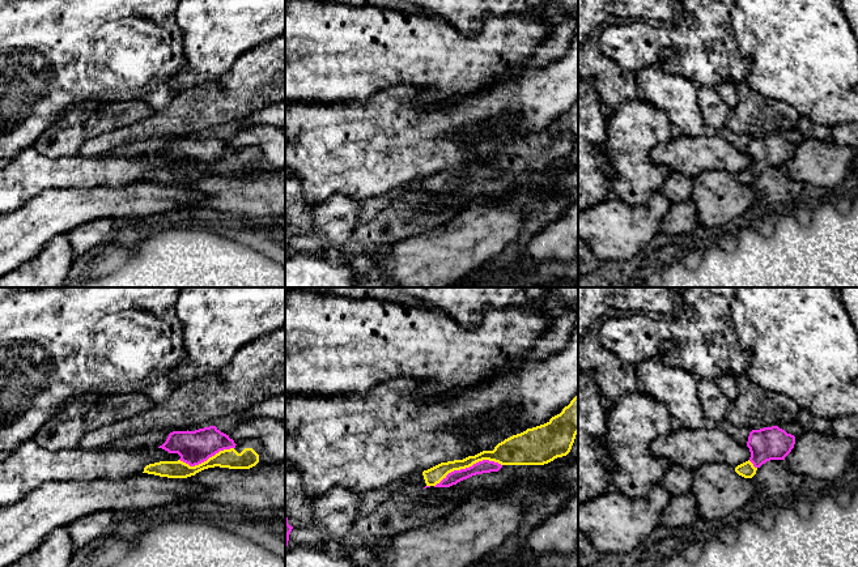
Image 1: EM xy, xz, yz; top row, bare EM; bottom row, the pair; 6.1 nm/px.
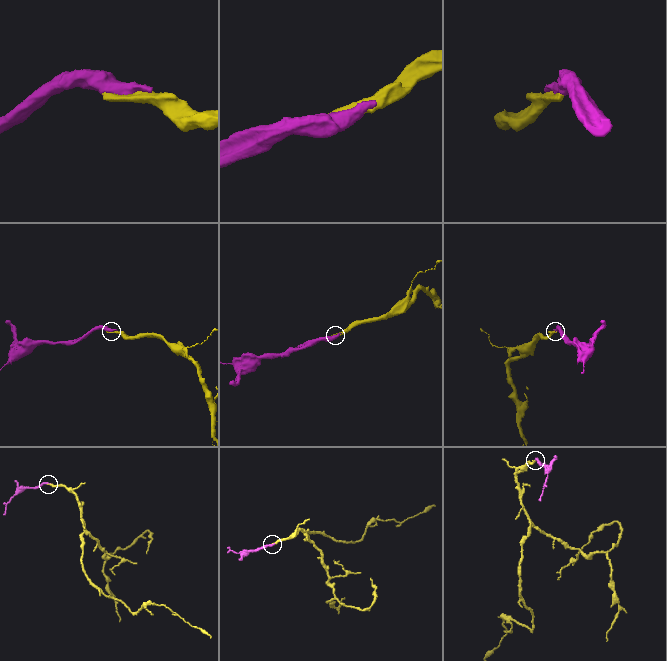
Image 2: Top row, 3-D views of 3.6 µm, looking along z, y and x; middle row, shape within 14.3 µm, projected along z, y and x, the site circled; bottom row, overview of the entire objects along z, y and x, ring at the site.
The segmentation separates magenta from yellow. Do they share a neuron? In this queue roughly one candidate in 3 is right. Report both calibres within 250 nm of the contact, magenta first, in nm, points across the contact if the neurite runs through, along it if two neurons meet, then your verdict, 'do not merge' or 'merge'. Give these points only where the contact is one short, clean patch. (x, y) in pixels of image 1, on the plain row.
80 nm thick on the magenta side, 140 nm on the other; merge

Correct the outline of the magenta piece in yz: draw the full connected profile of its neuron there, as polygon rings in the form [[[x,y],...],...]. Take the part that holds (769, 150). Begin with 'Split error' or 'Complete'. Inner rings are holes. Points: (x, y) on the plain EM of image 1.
Split error. [[[778,133],[752,137],[747,149],[751,165],[748,169],[738,172],[735,179],[744,186],[752,186],[756,178],[766,169],[785,167],[794,152],[795,144]]]

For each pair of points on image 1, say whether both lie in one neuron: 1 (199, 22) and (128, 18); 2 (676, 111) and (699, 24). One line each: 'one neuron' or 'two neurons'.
1: two neurons
2: two neurons

